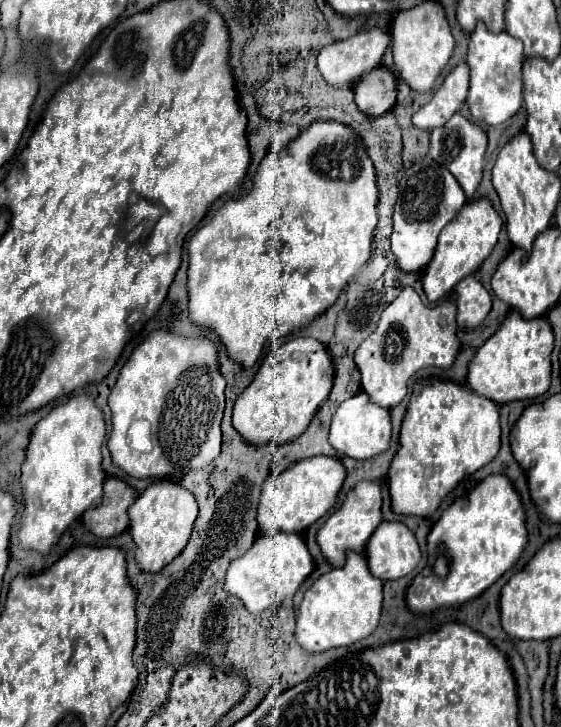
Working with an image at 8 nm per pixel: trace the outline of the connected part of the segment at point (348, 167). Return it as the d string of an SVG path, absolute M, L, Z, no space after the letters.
M313 122L309 128L305 128L293 142L289 142L275 158L273 154L267 154L261 162L261 166L257 168L255 176L253 176L253 188L235 198L225 202L215 216L209 220L209 224L205 224L203 228L199 228L189 244L187 244L187 252L189 252L189 318L195 324L201 326L209 326L217 332L217 336L221 338L221 342L227 346L227 352L231 352L231 356L235 356L235 360L243 360L243 364L253 366L259 358L259 352L263 348L263 344L271 338L271 336L287 336L289 332L307 326L311 320L315 320L319 314L323 314L339 296L339 292L347 286L349 278L369 260L371 254L371 242L373 242L373 232L377 228L377 178L375 178L375 168L373 162L367 156L367 150L361 142L361 138L345 124L339 122Z

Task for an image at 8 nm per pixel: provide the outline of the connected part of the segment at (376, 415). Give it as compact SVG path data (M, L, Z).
M359 392L351 400L345 400L331 422L331 434L329 434L331 446L343 454L357 460L365 460L371 456L377 456L389 448L391 442L391 414L385 408L379 408L369 400L365 392Z

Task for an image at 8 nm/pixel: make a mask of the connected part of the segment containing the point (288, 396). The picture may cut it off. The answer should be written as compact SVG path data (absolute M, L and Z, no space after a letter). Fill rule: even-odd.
M295 338L271 352L253 382L233 406L233 428L249 444L287 444L299 438L317 414L333 386L333 360L325 344L315 338Z

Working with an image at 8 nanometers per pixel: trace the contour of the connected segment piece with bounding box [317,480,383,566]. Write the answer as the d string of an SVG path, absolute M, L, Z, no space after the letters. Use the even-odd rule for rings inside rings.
M363 480L349 490L343 506L337 512L333 512L327 518L325 526L319 530L319 534L317 534L319 548L321 548L323 556L331 562L331 566L343 566L347 550L353 550L359 554L365 552L365 544L367 544L369 536L381 522L383 522L383 518L381 518L381 482Z

